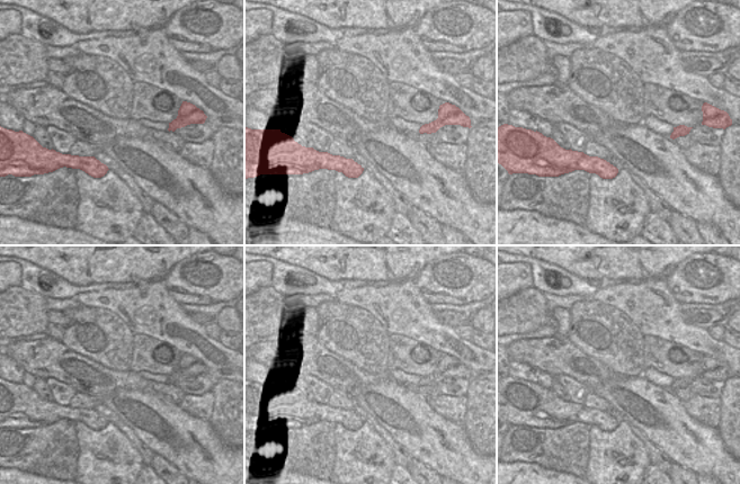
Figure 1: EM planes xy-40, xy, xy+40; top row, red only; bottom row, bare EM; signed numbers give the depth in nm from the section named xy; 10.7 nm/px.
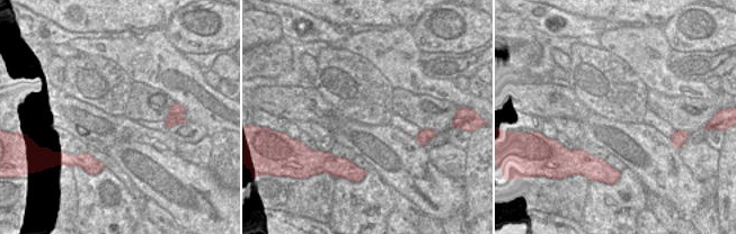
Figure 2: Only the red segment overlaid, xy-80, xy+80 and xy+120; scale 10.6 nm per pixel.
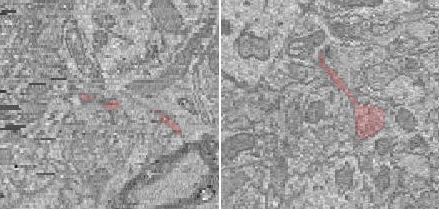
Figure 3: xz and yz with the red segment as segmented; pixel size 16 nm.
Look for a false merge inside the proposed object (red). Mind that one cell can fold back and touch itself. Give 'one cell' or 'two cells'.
two cells

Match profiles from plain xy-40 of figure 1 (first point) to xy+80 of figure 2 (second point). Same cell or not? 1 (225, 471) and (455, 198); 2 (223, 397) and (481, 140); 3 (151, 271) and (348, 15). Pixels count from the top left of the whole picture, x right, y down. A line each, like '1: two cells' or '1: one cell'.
1: one cell
2: one cell
3: one cell

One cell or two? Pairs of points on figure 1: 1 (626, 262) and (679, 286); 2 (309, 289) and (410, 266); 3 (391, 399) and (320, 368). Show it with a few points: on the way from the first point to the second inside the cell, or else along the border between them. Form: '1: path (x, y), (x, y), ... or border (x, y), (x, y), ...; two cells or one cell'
1: border (684, 260), (665, 279); two cells
2: border (323, 277), (330, 280), (376, 280); two cells
3: border (383, 379), (372, 384), (357, 384), (348, 394); two cells

